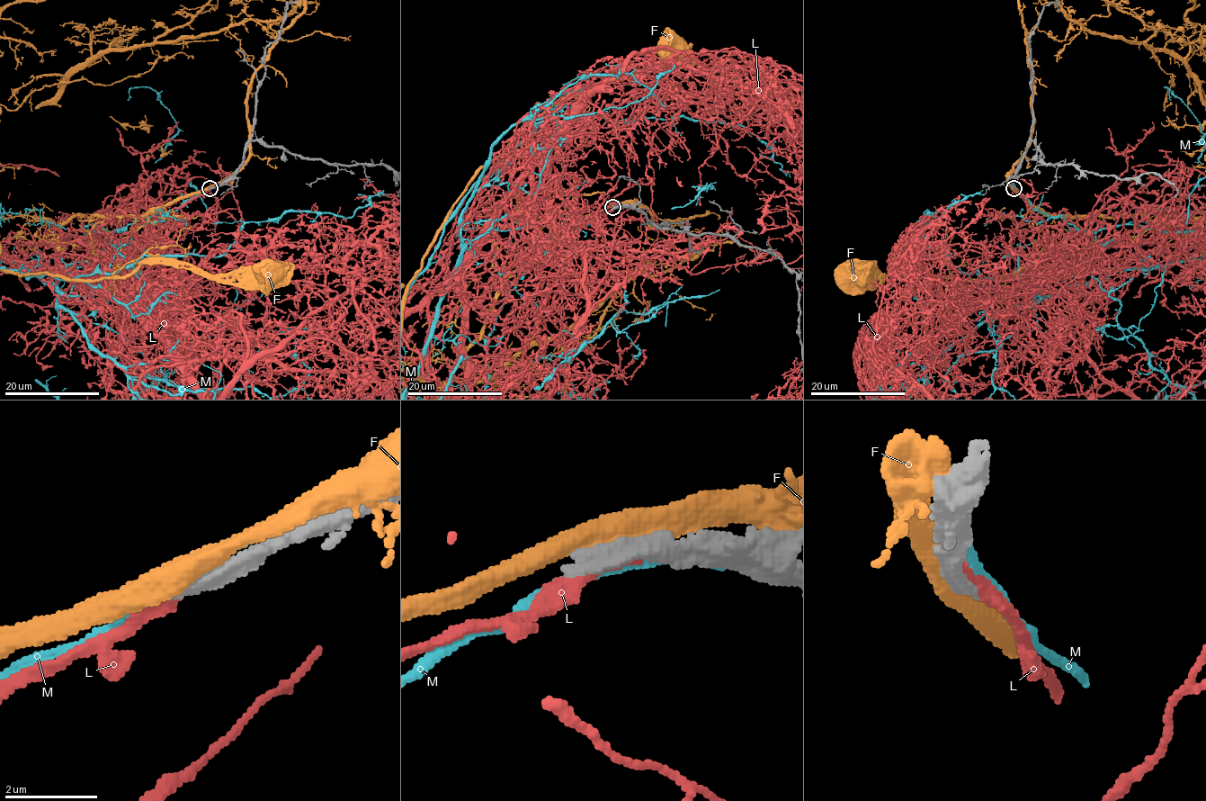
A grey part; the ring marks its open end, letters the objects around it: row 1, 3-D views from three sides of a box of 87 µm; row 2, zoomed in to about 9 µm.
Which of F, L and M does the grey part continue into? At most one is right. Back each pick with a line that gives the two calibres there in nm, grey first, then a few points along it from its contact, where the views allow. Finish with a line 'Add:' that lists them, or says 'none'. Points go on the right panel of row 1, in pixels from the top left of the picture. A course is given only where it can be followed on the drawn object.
Add: none

